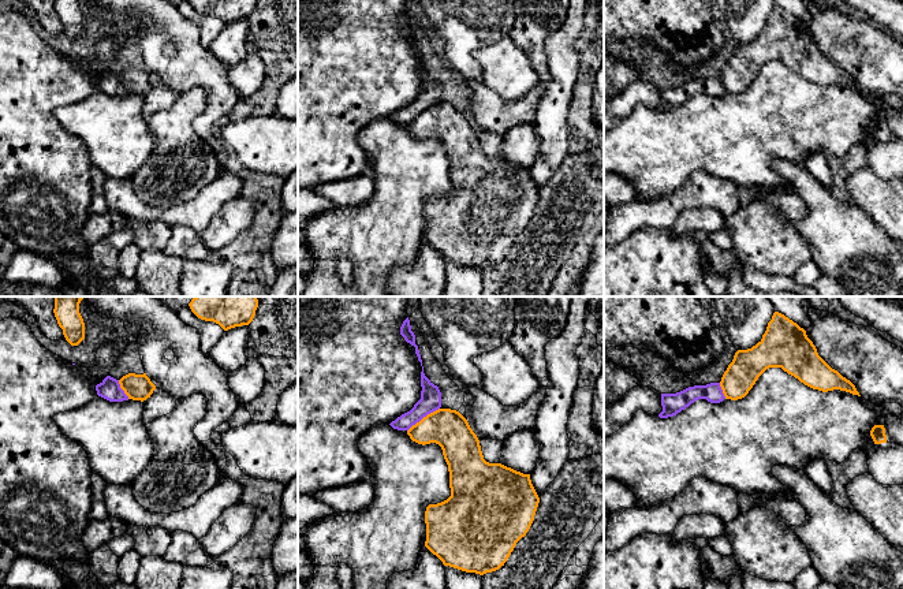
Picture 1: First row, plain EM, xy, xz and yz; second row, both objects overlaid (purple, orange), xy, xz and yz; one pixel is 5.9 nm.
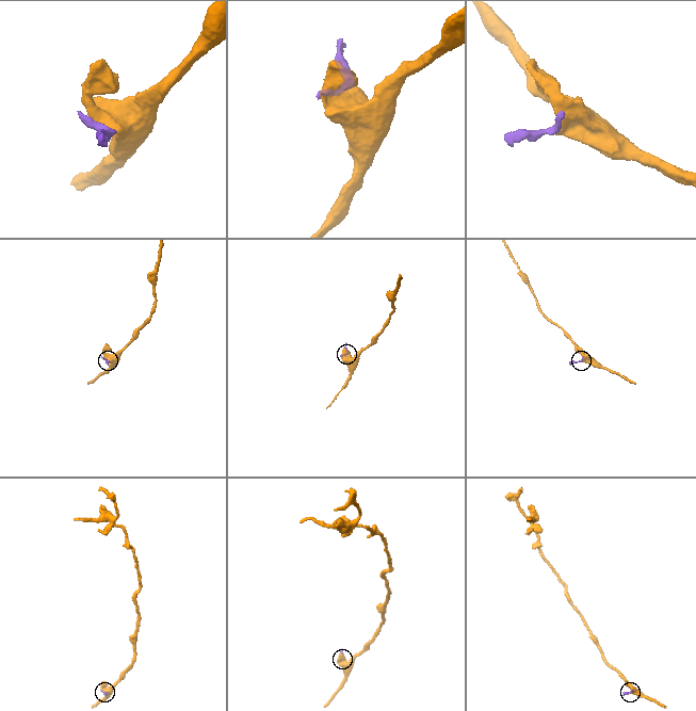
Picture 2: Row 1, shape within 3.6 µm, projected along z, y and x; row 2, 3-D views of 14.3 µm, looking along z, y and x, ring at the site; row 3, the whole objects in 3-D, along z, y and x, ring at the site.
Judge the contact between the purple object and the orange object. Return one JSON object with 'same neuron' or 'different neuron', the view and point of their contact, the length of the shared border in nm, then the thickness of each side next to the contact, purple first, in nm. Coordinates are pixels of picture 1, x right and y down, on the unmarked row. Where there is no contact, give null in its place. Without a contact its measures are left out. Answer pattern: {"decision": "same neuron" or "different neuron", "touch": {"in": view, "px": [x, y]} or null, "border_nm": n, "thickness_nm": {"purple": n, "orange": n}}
{"decision": "different neuron", "touch": {"in": "xz", "px": [422, 111]}, "border_nm": 240, "thickness_nm": {"purple": 130, "orange": 220}}

